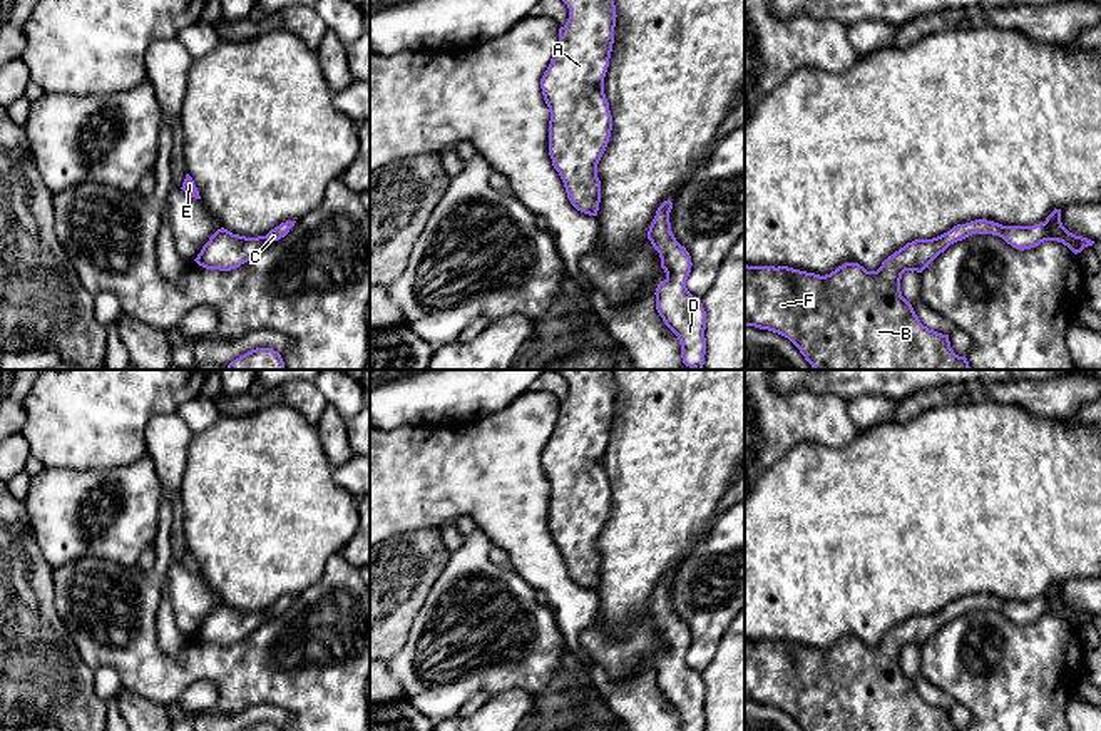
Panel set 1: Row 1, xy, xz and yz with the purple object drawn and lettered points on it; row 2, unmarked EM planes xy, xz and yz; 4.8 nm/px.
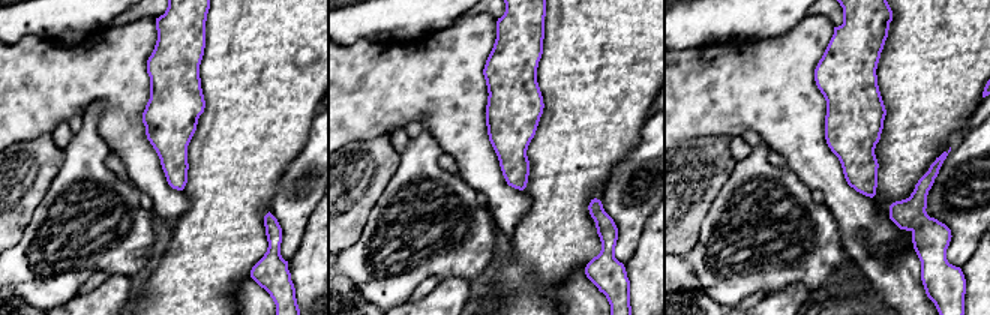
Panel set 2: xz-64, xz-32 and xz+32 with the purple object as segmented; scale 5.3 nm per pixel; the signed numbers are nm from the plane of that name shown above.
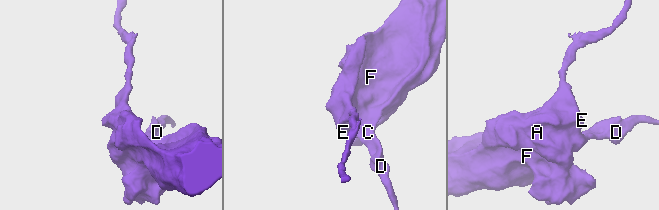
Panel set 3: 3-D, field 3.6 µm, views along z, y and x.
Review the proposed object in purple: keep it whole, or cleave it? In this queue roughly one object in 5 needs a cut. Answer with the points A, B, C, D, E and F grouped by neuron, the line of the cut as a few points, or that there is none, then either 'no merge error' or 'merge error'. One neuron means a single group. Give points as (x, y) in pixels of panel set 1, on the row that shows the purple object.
A B C D E F | no cut | no merge error

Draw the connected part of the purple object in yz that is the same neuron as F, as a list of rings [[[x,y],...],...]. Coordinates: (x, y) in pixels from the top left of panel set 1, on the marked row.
[[[1054,209],[1044,222],[1034,226],[1002,226],[987,219],[957,224],[937,238],[907,243],[877,271],[845,263],[820,276],[788,266],[745,264],[745,326],[788,338],[813,370],[970,370],[967,358],[950,348],[949,335],[920,323],[912,304],[902,296],[900,279],[905,271],[922,273],[950,244],[972,234],[999,236],[1021,251],[1044,241],[1057,241],[1078,254],[1094,244],[1069,233],[1061,222],[1061,209]]]

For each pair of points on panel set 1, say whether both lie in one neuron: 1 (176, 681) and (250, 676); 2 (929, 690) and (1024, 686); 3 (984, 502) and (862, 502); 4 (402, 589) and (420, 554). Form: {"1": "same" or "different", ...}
{"1": "same", "2": "different", "3": "same", "4": "same"}

